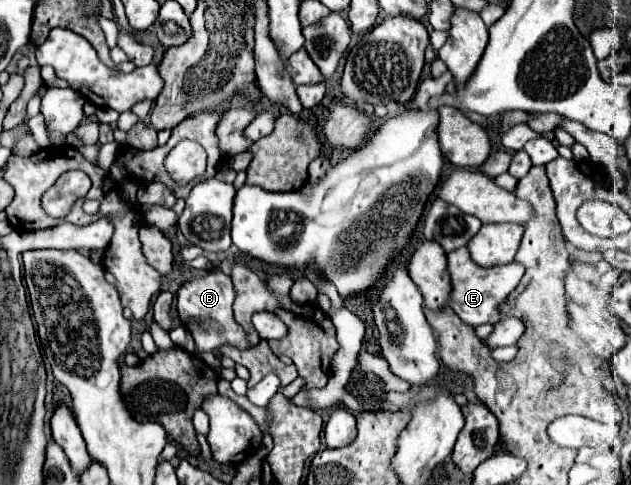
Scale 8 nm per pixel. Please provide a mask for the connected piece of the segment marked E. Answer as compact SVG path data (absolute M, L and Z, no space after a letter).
M461 247L457 251L447 253L447 271L451 275L449 307L469 325L483 325L483 323L495 325L501 319L499 305L519 285L525 267L521 263L513 261L507 265L497 265L497 267L485 269L485 267L479 267L477 263L471 261L467 247Z

